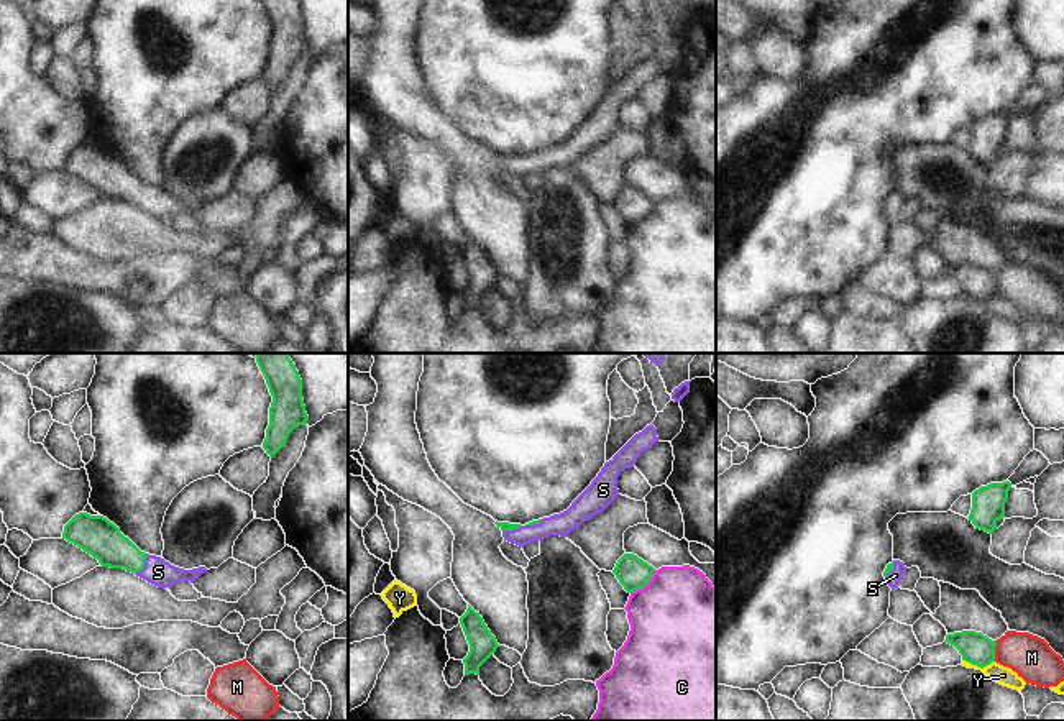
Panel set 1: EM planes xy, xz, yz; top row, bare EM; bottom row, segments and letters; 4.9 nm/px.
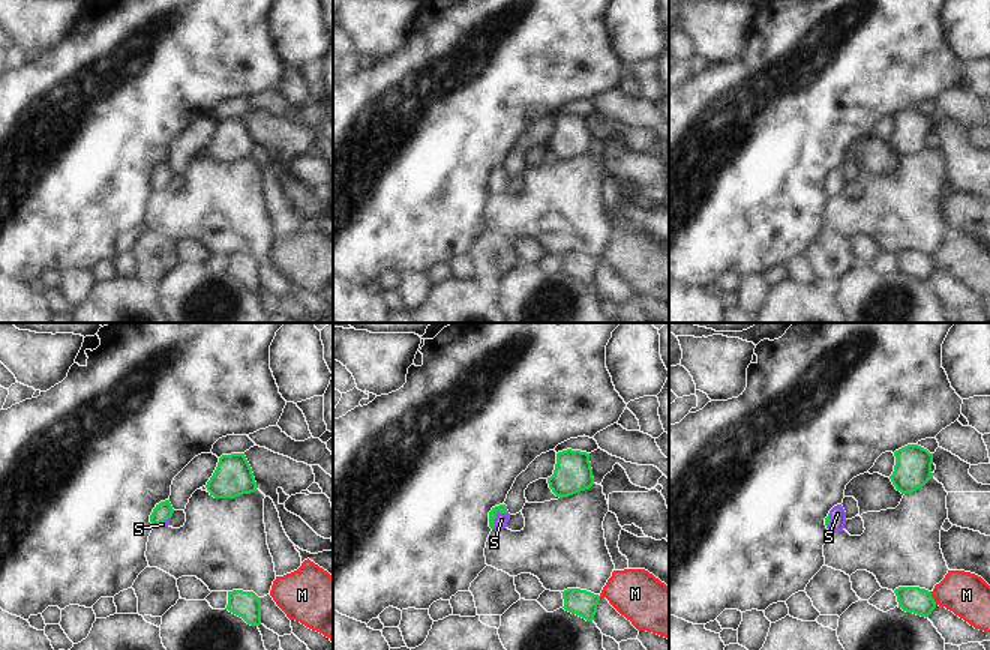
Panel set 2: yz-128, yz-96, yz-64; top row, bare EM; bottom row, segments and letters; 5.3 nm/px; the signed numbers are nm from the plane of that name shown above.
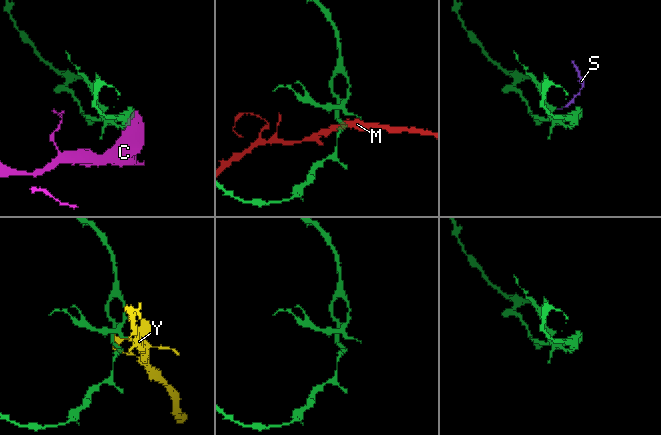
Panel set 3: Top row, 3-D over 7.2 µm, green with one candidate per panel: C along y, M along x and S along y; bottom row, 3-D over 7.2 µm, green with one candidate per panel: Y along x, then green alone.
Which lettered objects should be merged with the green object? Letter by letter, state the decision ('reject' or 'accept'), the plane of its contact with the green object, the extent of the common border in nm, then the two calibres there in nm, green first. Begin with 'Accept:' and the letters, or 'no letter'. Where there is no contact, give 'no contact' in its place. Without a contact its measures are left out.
Accept: S
C: reject | xz | 170 nm | 160/480 nm
M: reject | yz | 100 nm | 160/200 nm
S: accept | xy | 120 nm | 190/140 nm
Y: reject | yz | 160 nm | 160/90 nm

